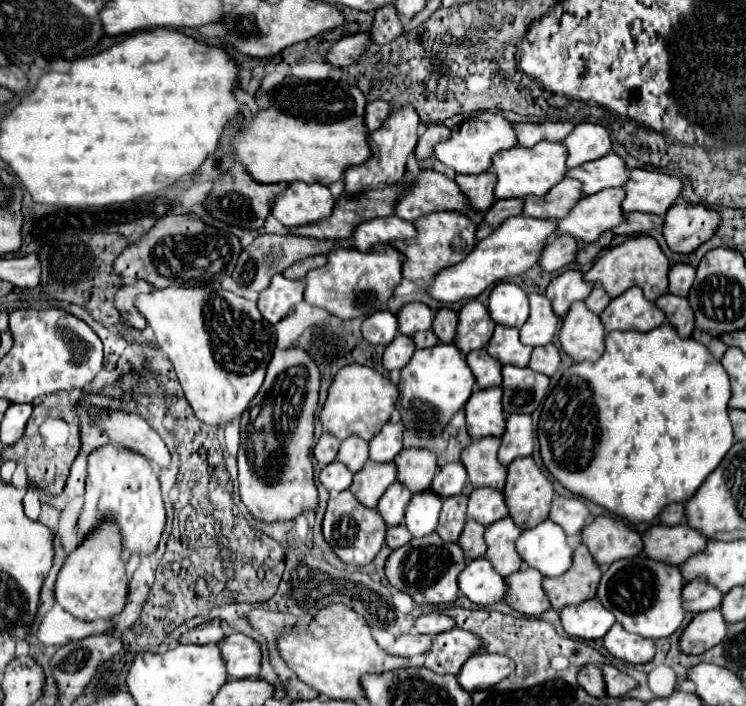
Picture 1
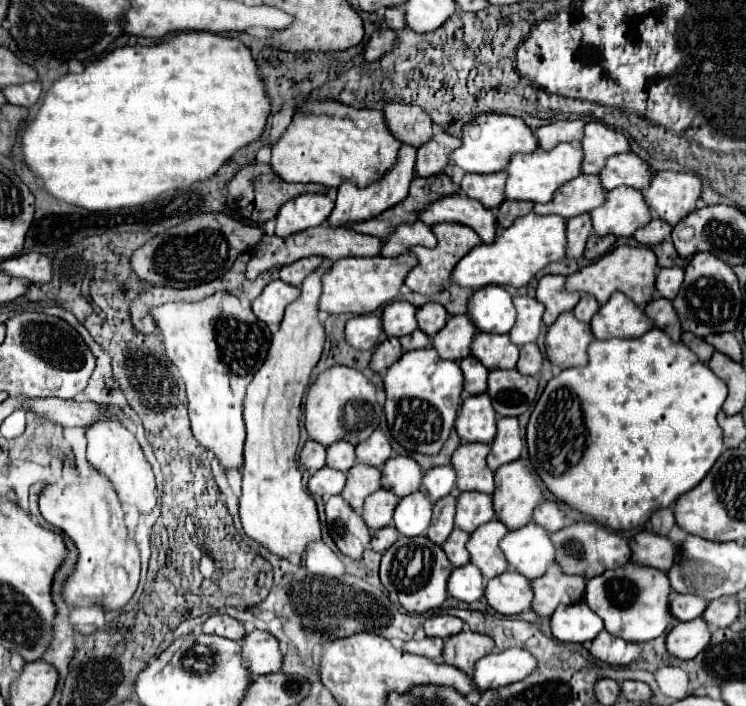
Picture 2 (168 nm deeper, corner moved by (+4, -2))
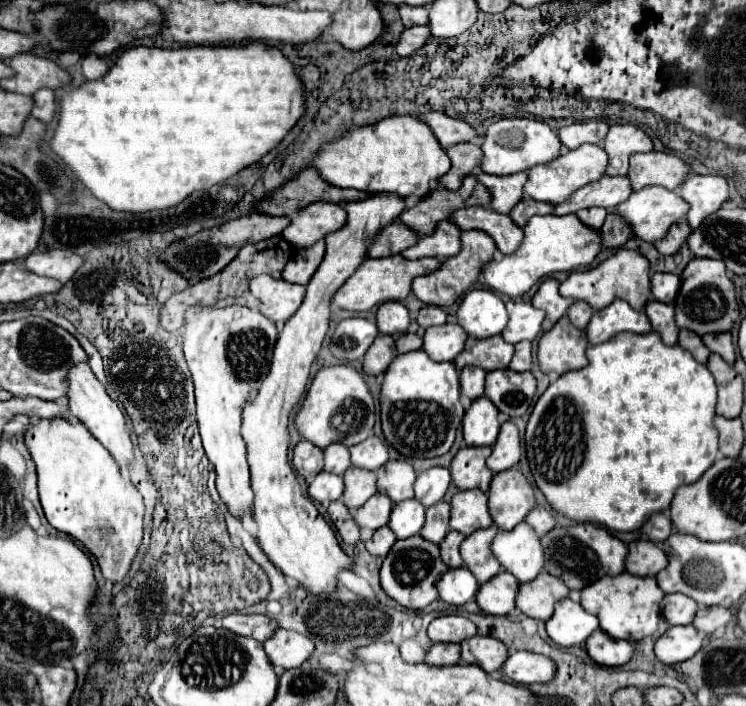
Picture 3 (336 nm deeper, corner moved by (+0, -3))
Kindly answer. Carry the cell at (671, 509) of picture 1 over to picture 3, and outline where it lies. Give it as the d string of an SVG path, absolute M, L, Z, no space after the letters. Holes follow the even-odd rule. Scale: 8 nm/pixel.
M652 514L648 518L648 522L642 526L642 532L646 538L652 538L656 544L662 544L668 536L670 536L670 530L672 530L672 522L666 514Z

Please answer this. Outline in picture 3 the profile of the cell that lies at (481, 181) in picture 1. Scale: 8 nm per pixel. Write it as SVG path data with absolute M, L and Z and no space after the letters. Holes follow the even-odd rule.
M484 172L474 174L480 184L486 186L490 194L490 208L502 214L508 214L522 198L522 186L526 182L526 172L516 172L510 176L490 176Z

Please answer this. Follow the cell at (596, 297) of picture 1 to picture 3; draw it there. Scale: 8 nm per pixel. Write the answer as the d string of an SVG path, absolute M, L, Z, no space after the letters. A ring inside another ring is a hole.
M584 300L574 302L574 304L572 304L572 308L568 308L568 312L566 312L566 316L572 320L572 324L574 324L576 328L582 328L582 330L588 326L588 322L590 322L592 314L594 314L592 306L590 306L590 304L586 304Z

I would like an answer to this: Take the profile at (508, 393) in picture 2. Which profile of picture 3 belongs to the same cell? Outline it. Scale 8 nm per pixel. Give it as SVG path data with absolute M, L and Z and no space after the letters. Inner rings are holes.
M494 370L486 374L486 396L510 418L522 416L534 402L536 378L530 372Z

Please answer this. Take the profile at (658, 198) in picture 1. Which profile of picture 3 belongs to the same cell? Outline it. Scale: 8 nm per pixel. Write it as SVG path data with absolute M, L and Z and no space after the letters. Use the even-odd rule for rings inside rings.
M690 174L680 184L678 194L690 204L686 220L694 230L708 214L716 212L728 200L728 184L724 176Z

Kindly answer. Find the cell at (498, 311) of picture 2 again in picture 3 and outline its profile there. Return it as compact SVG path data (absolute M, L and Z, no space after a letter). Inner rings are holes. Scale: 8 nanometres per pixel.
M486 288L470 290L458 308L458 324L472 338L490 338L500 334L508 324L504 300Z

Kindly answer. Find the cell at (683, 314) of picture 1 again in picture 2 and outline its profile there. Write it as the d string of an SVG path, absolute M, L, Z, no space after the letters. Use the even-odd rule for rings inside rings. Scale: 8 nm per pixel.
M654 299L644 307L644 313L652 319L652 323L662 329L672 341L680 341L682 329L680 329L680 321L678 315L672 307L672 301L668 299Z

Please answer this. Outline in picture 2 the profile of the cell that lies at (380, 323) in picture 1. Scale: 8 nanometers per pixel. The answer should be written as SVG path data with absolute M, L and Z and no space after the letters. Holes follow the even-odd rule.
M376 315L350 317L346 323L346 343L358 351L374 349L382 335L382 321Z

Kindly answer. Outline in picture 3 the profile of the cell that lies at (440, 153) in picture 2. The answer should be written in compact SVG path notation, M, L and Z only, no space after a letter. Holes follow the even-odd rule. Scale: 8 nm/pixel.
M462 142L462 144L454 144L446 148L446 154L452 160L452 168L440 178L440 184L448 190L456 190L460 188L462 178L476 170L478 160L480 160L480 146Z

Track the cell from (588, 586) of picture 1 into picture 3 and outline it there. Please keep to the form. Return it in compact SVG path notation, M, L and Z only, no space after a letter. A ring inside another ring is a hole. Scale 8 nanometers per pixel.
M540 572L536 580L530 580L526 584L520 584L520 594L516 598L516 606L530 618L536 620L548 620L554 612L554 602L568 598L570 590L564 584L564 580Z

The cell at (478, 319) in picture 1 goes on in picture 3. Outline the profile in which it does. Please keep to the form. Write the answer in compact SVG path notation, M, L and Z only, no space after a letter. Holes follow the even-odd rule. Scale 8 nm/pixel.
M446 322L442 326L432 326L424 334L424 350L436 362L452 362L464 350L468 334L458 328L458 324Z

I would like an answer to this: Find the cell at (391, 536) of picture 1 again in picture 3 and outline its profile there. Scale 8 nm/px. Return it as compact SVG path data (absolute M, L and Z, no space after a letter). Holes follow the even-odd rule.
M384 526L384 528L380 528L380 530L374 532L372 540L366 542L366 548L368 548L368 552L370 552L372 556L384 558L384 556L390 552L390 548L392 548L394 542L396 542L394 532L392 532L388 526Z

